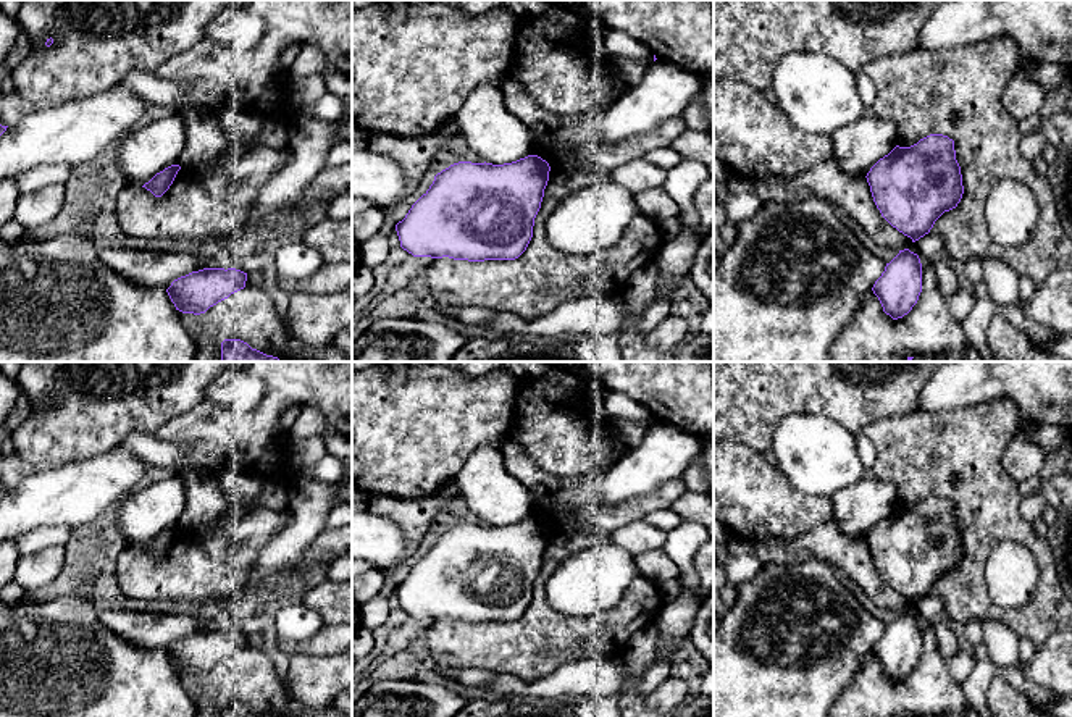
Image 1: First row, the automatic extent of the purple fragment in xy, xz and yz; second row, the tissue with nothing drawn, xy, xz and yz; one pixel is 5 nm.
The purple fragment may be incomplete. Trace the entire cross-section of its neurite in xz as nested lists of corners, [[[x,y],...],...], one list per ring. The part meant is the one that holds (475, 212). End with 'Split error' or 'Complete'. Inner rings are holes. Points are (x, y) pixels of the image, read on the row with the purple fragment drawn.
[[[538,155],[512,163],[459,161],[434,176],[429,189],[396,224],[400,247],[413,257],[484,262],[515,260],[533,237],[551,166]]]. Complete

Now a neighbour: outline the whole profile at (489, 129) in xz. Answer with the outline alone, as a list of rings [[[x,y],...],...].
[[[499,84],[476,87],[454,120],[459,136],[486,163],[504,165],[536,155],[531,132],[505,108]]]

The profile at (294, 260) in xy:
[[[300,239],[279,244],[274,263],[278,275],[291,281],[302,281],[326,265],[323,257]]]

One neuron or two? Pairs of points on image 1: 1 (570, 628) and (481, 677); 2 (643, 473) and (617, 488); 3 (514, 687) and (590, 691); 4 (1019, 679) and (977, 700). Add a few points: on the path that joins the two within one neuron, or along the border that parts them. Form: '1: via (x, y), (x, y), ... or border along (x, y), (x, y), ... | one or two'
1: border along (454, 669), (488, 669), (496, 675) | two
2: via (636, 473), (623, 482) | one
3: via (533, 687), (570, 687) | one
4: via (1006, 674), (992, 674), (979, 687) | one

